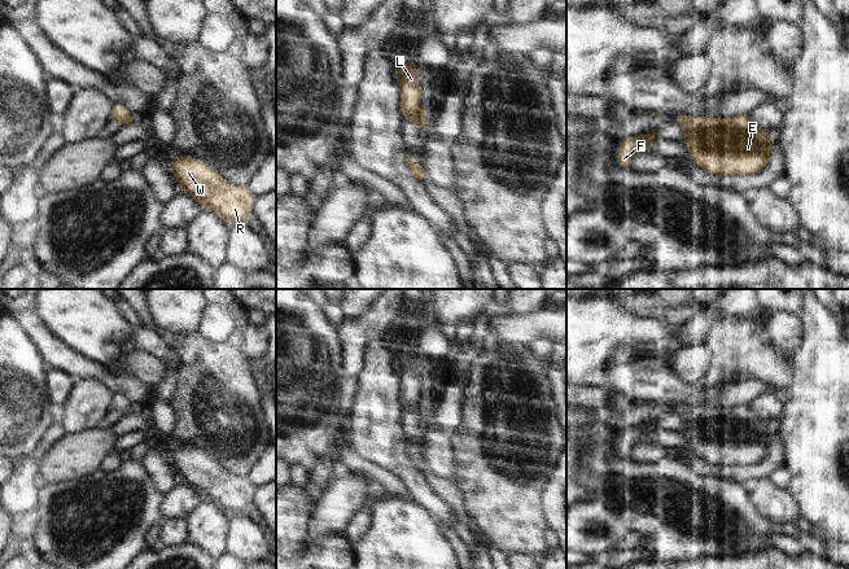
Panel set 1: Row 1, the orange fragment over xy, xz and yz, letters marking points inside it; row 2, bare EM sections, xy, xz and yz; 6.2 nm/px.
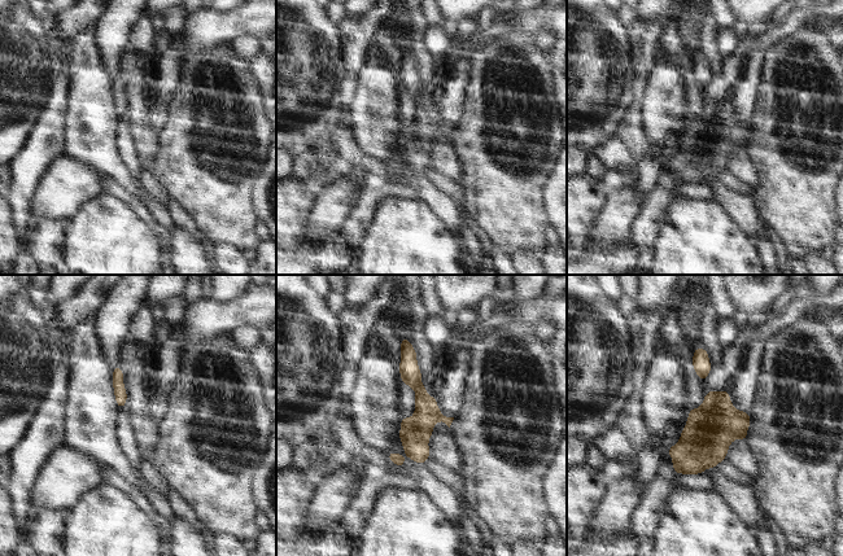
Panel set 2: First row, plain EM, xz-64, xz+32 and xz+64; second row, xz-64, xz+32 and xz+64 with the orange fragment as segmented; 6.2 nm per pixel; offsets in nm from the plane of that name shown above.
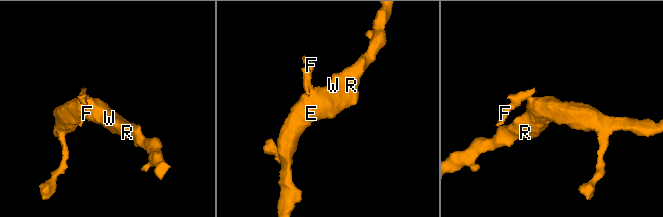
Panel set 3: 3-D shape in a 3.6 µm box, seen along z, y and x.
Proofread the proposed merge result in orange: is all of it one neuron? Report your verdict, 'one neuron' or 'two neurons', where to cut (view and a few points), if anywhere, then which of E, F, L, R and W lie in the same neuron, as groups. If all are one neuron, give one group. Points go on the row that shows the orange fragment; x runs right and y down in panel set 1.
two neurons; cut in xz along (421, 106), (416, 122); E R W / F L

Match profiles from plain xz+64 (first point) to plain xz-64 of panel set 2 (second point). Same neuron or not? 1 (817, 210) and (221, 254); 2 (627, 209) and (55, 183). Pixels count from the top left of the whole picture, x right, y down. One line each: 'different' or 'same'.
1: different
2: same

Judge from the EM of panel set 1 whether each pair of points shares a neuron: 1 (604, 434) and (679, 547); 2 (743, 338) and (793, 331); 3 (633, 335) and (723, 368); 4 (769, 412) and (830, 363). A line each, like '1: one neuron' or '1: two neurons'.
1: two neurons
2: two neurons
3: two neurons
4: two neurons

